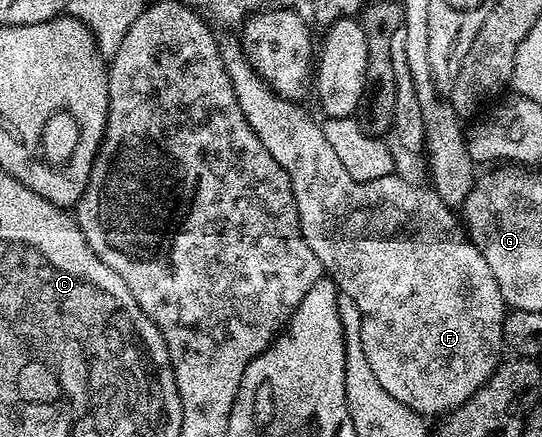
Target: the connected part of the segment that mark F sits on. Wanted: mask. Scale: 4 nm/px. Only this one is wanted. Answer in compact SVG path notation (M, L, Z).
M221 38L219 44L222 65L226 65L230 85L234 85L234 97L238 97L238 109L242 109L242 117L246 117L250 129L254 129L258 141L262 141L262 145L266 145L266 153L270 153L270 157L274 157L274 161L278 161L278 165L282 165L282 169L286 169L286 177L290 177L290 185L294 189L294 201L298 209L300 232L306 245L310 245L310 249L314 249L314 257L318 257L318 261L322 261L327 278L336 284L337 292L340 295L350 297L350 301L354 301L354 305L358 305L362 349L366 353L366 361L370 361L370 369L374 373L374 377L378 377L378 385L382 385L382 389L386 389L386 393L390 393L390 397L398 397L398 401L402 401L402 405L414 409L419 415L425 417L431 417L431 415L440 417L456 407L460 407L470 397L474 397L474 393L478 393L478 389L482 389L486 380L495 373L502 362L500 351L505 350L504 317L506 304L498 289L498 281L494 281L494 273L490 273L490 265L486 265L486 257L480 252L480 248L472 242L453 208L445 205L436 191L429 186L419 187L416 183L407 183L406 180L399 179L399 174L396 173L372 181L356 181L350 177L349 173L346 173L345 166L338 161L333 146L326 141L321 120L315 119L306 108L300 107L304 105L301 105L297 100L284 99L280 96L252 68L243 47L240 45L239 38Z

